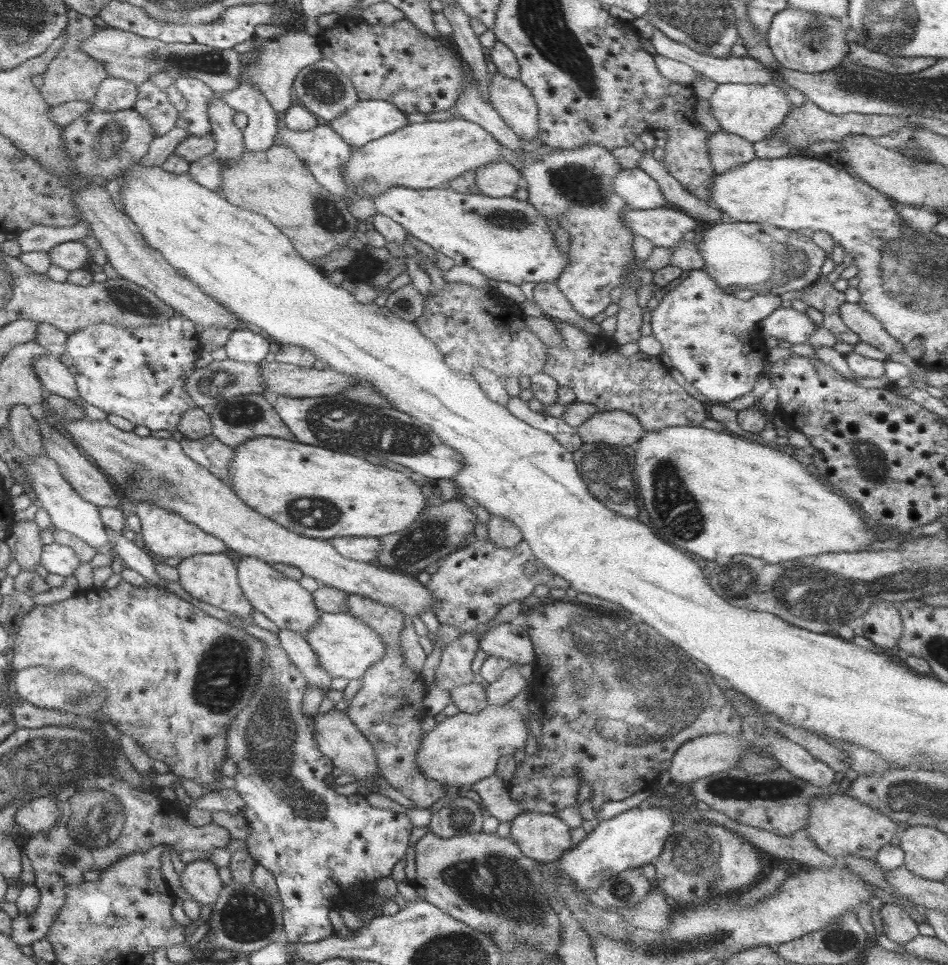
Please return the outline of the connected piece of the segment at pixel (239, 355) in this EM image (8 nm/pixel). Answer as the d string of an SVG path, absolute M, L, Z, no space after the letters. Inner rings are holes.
M242 328L230 333L226 349L228 358L247 363L262 363L268 354L270 342L258 333Z

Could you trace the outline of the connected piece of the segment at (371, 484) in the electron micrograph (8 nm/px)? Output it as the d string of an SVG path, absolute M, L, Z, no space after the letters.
M275 436L250 438L234 450L234 457L228 467L229 487L232 492L248 508L301 536L324 540L346 536L382 538L406 530L417 520L419 514L429 508L422 488L418 488L414 480L410 480L402 472L394 472L392 465L372 462L372 460L356 458L352 454L342 454L329 448Z

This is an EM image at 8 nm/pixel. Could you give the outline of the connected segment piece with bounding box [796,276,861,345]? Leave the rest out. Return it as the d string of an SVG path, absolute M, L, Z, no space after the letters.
M820 276L813 287L798 294L796 299L803 300L808 306L822 312L824 319L820 326L830 330L836 336L837 342L853 345L861 342L858 334L852 332L839 315L839 306L846 300L845 294L836 290L832 283L828 283L826 276Z

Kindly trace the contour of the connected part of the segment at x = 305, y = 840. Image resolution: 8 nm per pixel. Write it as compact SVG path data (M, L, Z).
M241 624L240 627L255 639L258 639L265 648L265 655L262 663L262 672L259 676L258 688L255 688L254 694L251 696L251 701L234 717L231 721L228 732L226 734L227 757L238 764L238 773L234 777L235 788L244 799L243 816L249 823L250 837L246 840L249 853L254 857L257 864L262 864L272 872L276 879L278 892L283 903L283 927L285 930L285 940L288 943L314 943L320 942L334 935L334 930L329 919L329 912L334 908L344 909L357 904L356 899L350 893L352 886L358 886L362 892L373 890L374 884L383 877L391 876L392 868L402 858L405 858L410 841L410 833L413 828L411 820L406 813L398 813L392 809L380 809L372 807L362 792L354 793L346 796L336 793L330 786L324 783L324 778L331 774L333 762L320 752L318 744L314 741L314 721L313 716L306 716L301 713L302 698L304 698L304 690L308 685L305 676L299 671L299 668L289 659L286 651L282 648L279 636L267 629L261 628L258 625Z

